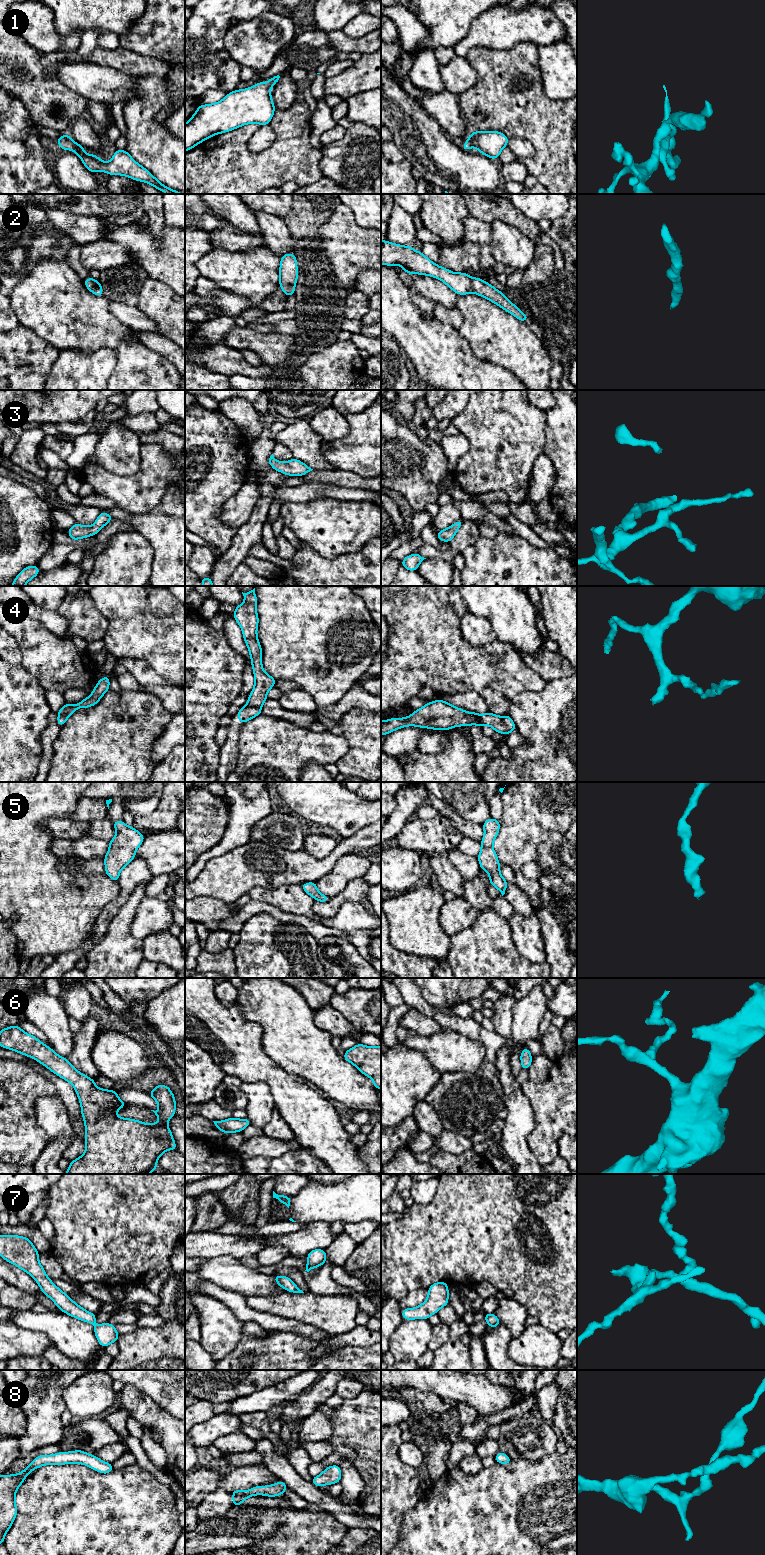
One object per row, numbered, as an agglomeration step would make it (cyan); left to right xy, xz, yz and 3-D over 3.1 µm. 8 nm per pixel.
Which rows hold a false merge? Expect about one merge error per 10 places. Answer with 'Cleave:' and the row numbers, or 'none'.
Cleave: none

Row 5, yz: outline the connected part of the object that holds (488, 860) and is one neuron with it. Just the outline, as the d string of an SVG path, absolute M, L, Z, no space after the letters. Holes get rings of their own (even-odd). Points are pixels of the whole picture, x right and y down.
M488 818L482 825L484 838L480 841L481 851L477 858L480 868L488 872L491 885L497 888L503 896L508 882L500 874L500 863L493 849L493 842L499 833L500 820Z

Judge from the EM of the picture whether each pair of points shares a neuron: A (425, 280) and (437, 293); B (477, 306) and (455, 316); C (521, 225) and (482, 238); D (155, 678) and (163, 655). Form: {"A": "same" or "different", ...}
{"A": "same", "B": "different", "C": "different", "D": "different"}

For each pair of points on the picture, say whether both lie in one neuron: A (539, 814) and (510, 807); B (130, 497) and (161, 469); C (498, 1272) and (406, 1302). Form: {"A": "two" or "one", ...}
{"A": "one", "B": "one", "C": "two"}

